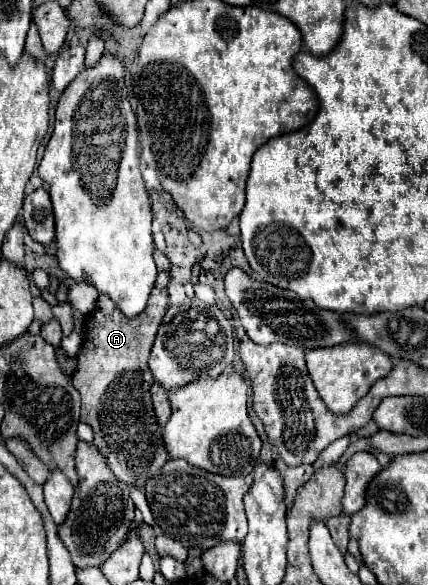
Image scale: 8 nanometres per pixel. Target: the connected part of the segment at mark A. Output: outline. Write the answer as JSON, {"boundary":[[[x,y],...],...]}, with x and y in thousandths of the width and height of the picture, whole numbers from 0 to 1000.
{"boundary":[[[360,429],[360,446],[369,456],[369,477],[355,494],[355,508],[336,528],[336,535],[318,542],[290,542],[252,508],[234,508],[220,535],[201,545],[201,579],[192,586],[192,597],[178,610],[182,634],[178,644],[168,641],[173,662],[192,675],[192,706],[187,716],[220,733],[220,761],[243,774],[252,785],[252,798],[271,809],[271,815],[299,829],[332,832],[388,788],[393,774],[379,757],[379,733],[364,726],[364,713],[355,706],[355,685],[350,685],[350,662],[355,662],[355,638],[346,631],[346,610],[350,597],[364,576],[364,566],[374,559],[374,549],[393,528],[393,480],[397,480],[397,446],[383,432]]]}

